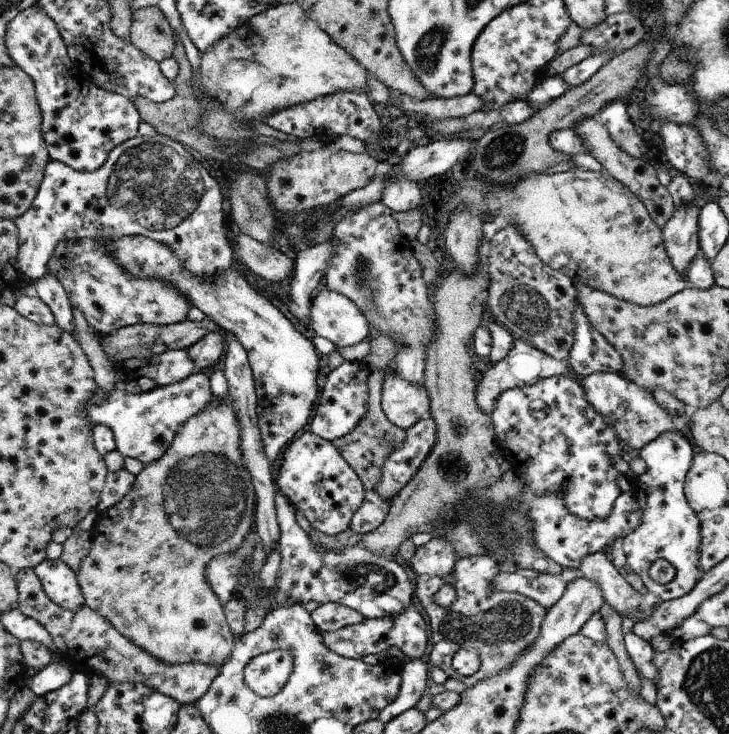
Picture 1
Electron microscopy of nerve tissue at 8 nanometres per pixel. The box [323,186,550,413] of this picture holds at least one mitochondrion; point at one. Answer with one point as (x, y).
(361, 273)

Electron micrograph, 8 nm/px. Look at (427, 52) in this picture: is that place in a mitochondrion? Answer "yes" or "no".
yes

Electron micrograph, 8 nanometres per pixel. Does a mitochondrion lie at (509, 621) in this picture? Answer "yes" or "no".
yes

